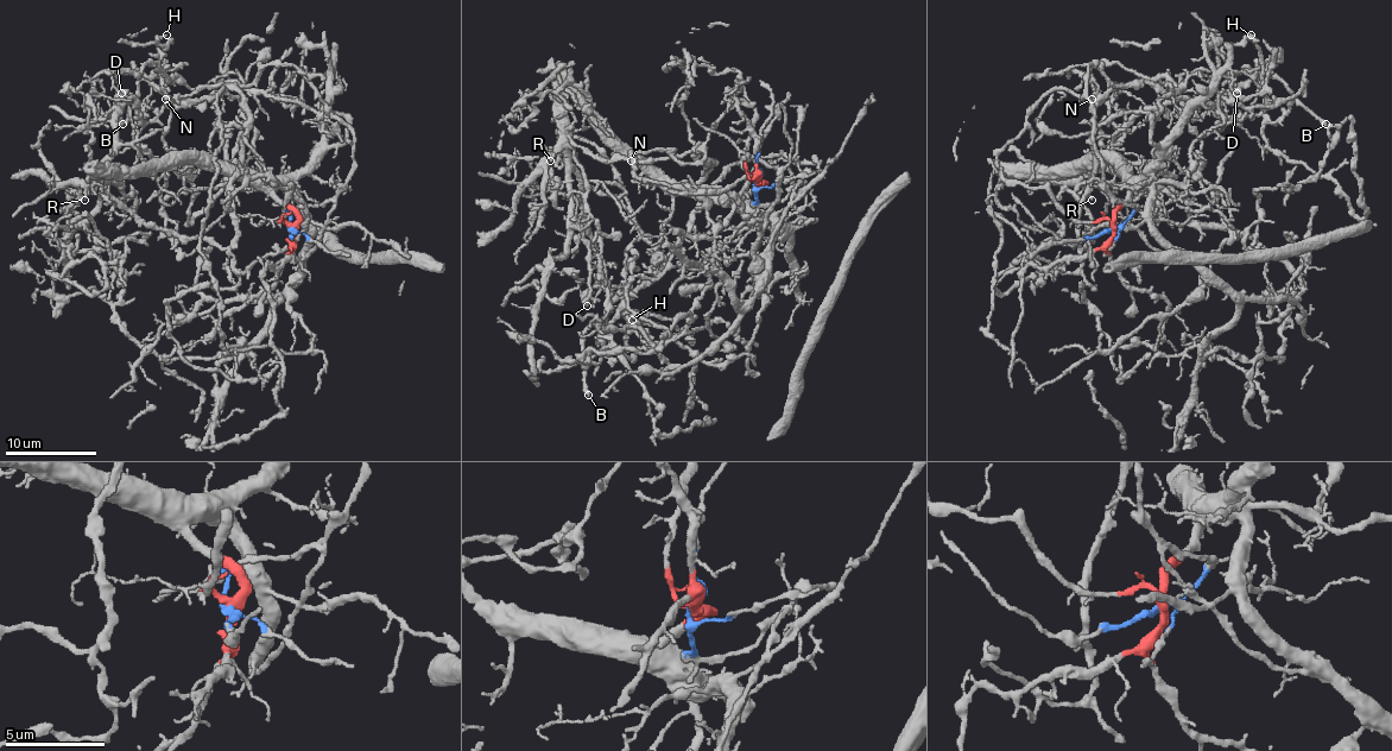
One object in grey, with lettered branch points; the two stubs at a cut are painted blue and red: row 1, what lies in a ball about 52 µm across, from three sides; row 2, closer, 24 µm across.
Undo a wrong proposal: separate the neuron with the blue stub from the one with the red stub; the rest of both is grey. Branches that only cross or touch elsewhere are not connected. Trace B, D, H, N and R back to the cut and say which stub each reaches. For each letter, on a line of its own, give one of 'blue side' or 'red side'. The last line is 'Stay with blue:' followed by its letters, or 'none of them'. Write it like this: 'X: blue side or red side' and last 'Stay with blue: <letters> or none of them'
B: blue side
D: red side
H: blue side
N: blue side
R: red side
Stay with blue: B, H, N

